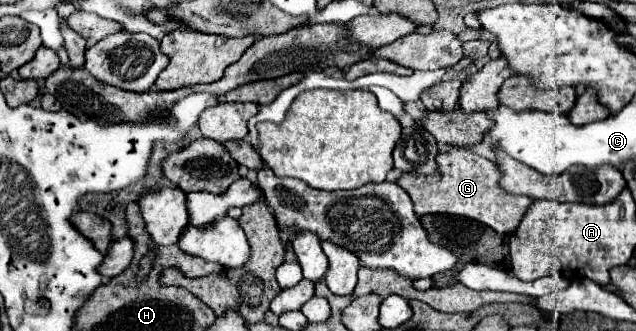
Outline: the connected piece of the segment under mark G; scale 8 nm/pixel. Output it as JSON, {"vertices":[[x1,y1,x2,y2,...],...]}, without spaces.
{"vertices":[[451,148,445,154,439,154,439,174,435,178,423,178,421,174,403,174,397,184,411,196,415,204,415,214,455,214,465,216,485,226,493,228,497,234,513,234,533,198,515,196,501,188,501,172,495,162,471,152,469,148]]}

